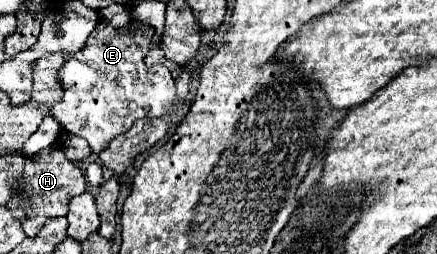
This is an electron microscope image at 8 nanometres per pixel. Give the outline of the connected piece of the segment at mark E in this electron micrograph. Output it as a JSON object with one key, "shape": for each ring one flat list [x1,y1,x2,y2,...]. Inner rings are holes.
{"shape":[[99,22,95,32,91,32,91,36,87,38,87,44,79,52,71,52,65,56,65,64,59,70,63,98,59,104,53,106,53,116,67,132,83,136,95,154,99,154,105,148,105,144,109,144,115,136,125,134,135,120,165,116,177,100,175,80,171,72,163,64,145,64,145,54,149,52,153,34,155,28,143,22,129,22,123,28,113,28,107,22]]}

